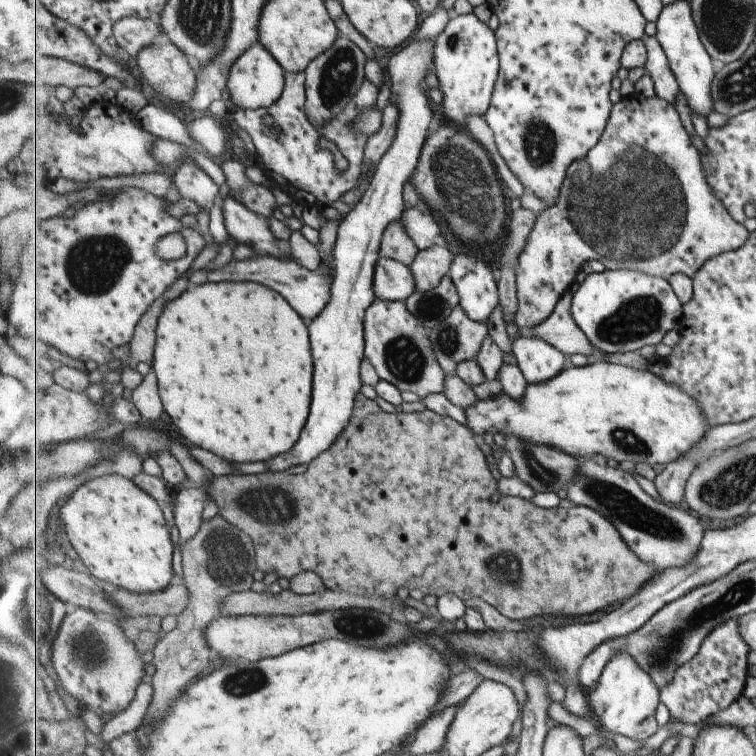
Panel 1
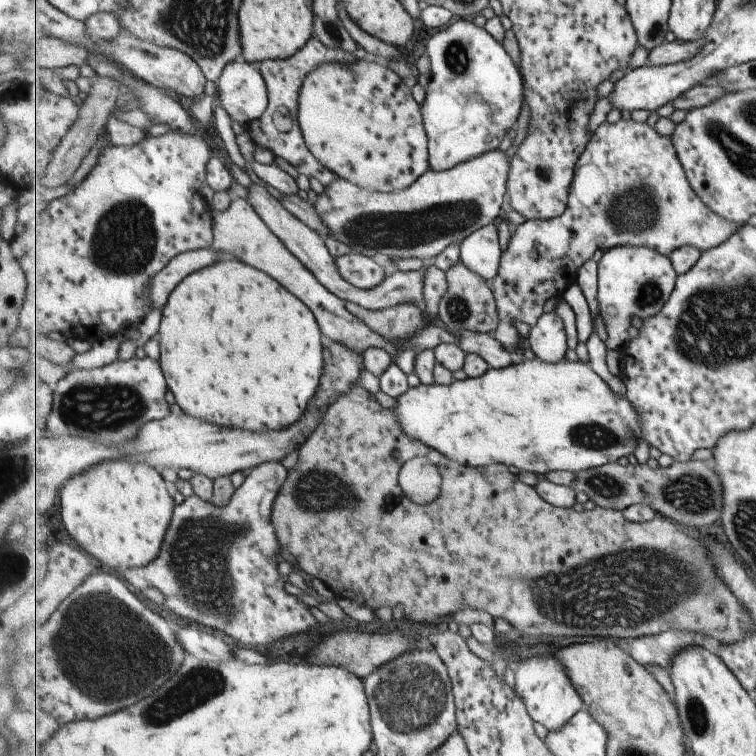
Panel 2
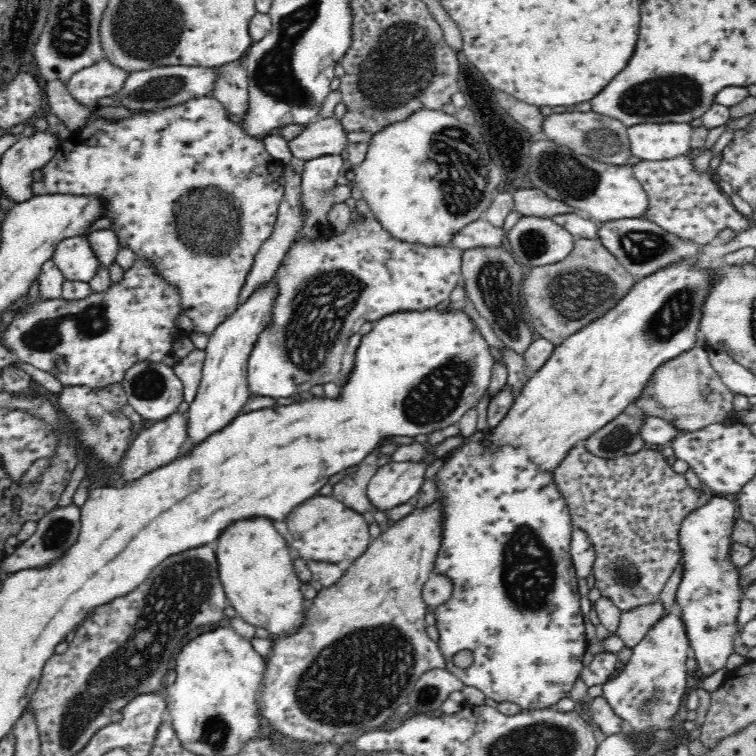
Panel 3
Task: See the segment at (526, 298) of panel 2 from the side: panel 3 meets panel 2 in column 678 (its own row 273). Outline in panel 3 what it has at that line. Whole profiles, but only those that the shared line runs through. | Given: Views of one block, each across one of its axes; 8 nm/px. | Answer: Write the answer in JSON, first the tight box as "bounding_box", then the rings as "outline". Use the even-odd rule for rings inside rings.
{"bounding_box":[32,56,286,336],"outline":[[[103,56],[98,62],[92,63],[92,66],[87,66],[82,70],[76,71],[69,78],[66,86],[70,94],[76,97],[76,100],[86,103],[86,105],[92,105],[97,111],[97,116],[92,118],[91,122],[88,122],[88,124],[74,132],[72,139],[63,144],[55,156],[46,163],[46,166],[41,168],[42,173],[44,173],[43,182],[34,182],[32,189],[34,189],[34,194],[60,193],[97,198],[103,209],[103,217],[109,221],[109,231],[116,235],[118,246],[120,248],[130,248],[130,252],[134,254],[137,262],[145,262],[166,285],[169,285],[169,288],[177,292],[181,312],[190,318],[190,320],[194,320],[192,322],[192,333],[198,332],[198,334],[207,334],[210,336],[222,322],[225,322],[225,319],[232,314],[232,311],[236,310],[254,258],[258,254],[260,246],[273,233],[277,217],[277,206],[280,197],[283,196],[285,187],[286,165],[282,160],[276,160],[274,156],[271,156],[266,151],[263,139],[252,137],[252,135],[246,133],[246,129],[240,126],[240,124],[232,122],[228,110],[211,95],[192,97],[182,104],[166,109],[155,111],[136,110],[132,116],[126,118],[100,117],[98,100],[108,97],[114,91],[117,91],[123,85],[128,73],[126,69],[114,65],[108,57]]]}

